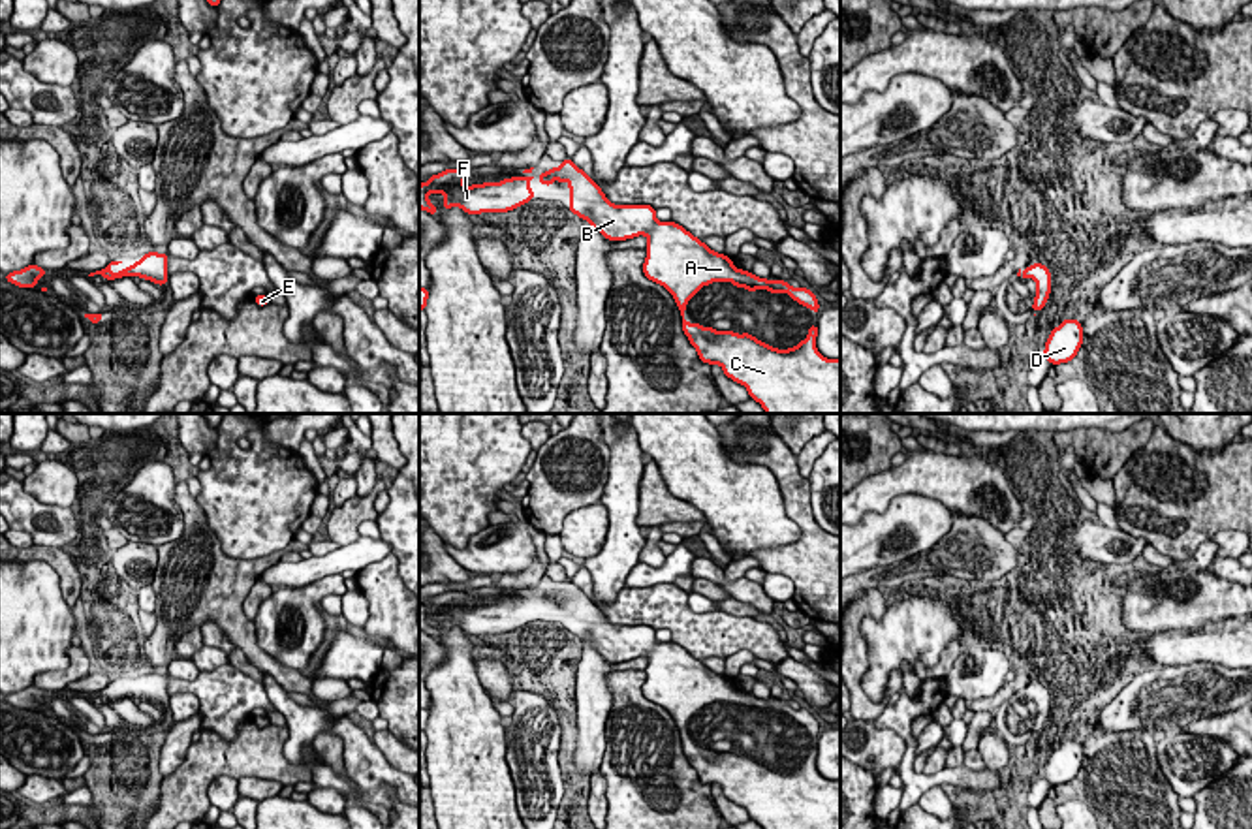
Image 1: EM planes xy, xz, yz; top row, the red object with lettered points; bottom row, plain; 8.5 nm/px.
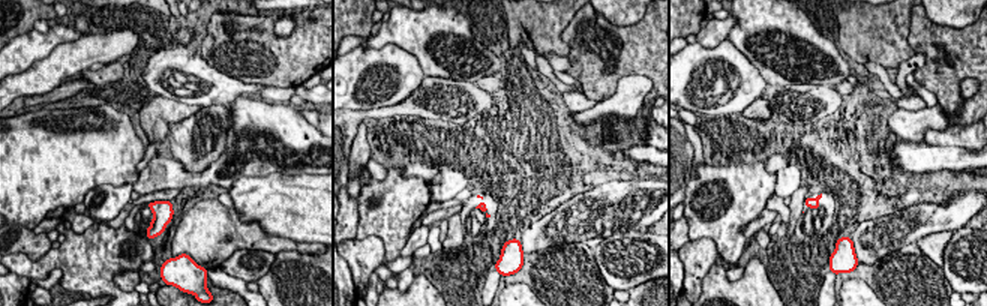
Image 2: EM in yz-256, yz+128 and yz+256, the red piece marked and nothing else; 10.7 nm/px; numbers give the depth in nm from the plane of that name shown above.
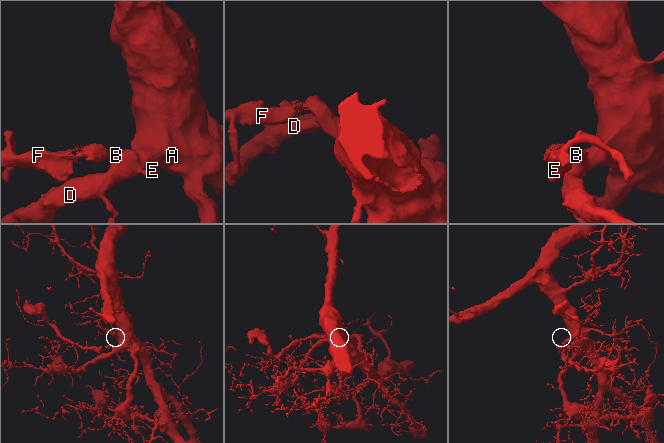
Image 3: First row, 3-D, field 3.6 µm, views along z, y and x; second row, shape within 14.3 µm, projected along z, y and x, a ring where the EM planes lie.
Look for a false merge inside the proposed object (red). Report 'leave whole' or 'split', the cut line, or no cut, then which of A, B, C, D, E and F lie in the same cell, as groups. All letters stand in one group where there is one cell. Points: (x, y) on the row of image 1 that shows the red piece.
leave whole; cut none; groups A B C D E F

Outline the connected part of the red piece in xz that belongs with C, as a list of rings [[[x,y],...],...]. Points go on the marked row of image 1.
[[[570,158],[538,177],[545,186],[570,182],[568,209],[587,220],[607,241],[649,239],[643,274],[664,286],[675,299],[682,331],[699,361],[720,365],[724,374],[746,387],[765,414],[840,414],[840,359],[827,359],[816,348],[818,325],[808,327],[795,348],[773,348],[754,335],[716,331],[688,323],[686,303],[712,282],[731,282],[748,291],[784,291],[799,305],[820,312],[808,288],[791,288],[784,280],[767,280],[737,269],[726,254],[711,250],[675,222],[658,222],[650,205],[615,205],[602,188]]]

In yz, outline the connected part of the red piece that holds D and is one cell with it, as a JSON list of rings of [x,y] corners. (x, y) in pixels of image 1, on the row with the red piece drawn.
[[[1070,318],[1060,321],[1045,340],[1043,355],[1051,365],[1072,361],[1083,346],[1083,325]]]

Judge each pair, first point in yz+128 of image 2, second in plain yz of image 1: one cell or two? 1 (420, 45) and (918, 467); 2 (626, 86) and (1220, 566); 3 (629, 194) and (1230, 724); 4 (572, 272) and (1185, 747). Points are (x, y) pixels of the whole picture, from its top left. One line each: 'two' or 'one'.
1: one
2: two
3: two
4: two

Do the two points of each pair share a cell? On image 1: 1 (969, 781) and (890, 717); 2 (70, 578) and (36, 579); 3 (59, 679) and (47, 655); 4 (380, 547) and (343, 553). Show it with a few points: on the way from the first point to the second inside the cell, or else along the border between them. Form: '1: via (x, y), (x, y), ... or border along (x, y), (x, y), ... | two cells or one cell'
1: via (940, 777), (918, 779), (908, 769), (908, 745) | one cell
2: border along (19, 561), (44, 561), (70, 608) | two cells
3: border along (72, 645), (64, 668), (44, 670), (31, 685) | two cells
4: via (371, 549), (352, 553) | one cell

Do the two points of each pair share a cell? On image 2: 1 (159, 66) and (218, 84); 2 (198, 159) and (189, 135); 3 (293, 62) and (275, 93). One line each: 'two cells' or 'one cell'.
1: one cell
2: one cell
3: two cells

